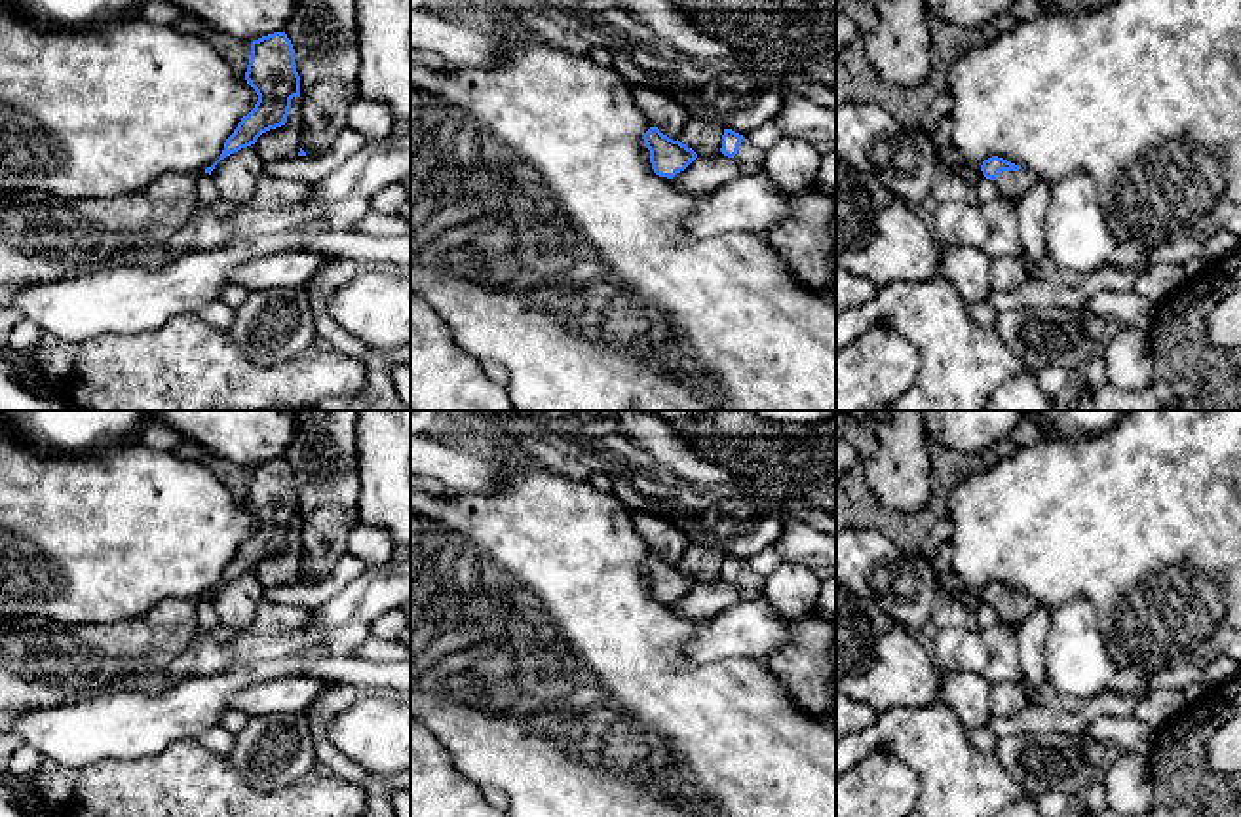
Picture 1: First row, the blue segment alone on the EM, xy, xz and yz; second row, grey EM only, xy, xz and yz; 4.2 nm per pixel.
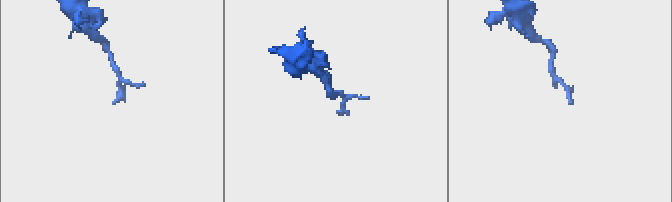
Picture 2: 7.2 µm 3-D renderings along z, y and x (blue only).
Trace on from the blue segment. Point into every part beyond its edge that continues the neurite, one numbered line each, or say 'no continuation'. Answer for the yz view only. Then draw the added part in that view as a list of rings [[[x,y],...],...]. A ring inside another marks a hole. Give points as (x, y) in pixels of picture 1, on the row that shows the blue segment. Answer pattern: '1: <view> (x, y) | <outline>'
1: yz (1011, 185) | [[[1021,167],[1019,171],[998,173],[994,182],[1002,192],[1002,201],[1015,209],[1021,196],[1038,184],[1040,177],[1032,169]]]

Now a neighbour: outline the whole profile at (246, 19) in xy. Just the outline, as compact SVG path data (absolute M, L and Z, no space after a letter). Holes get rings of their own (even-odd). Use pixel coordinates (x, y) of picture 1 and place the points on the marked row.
M167 0L184 15L194 15L238 40L253 42L283 32L295 0Z

